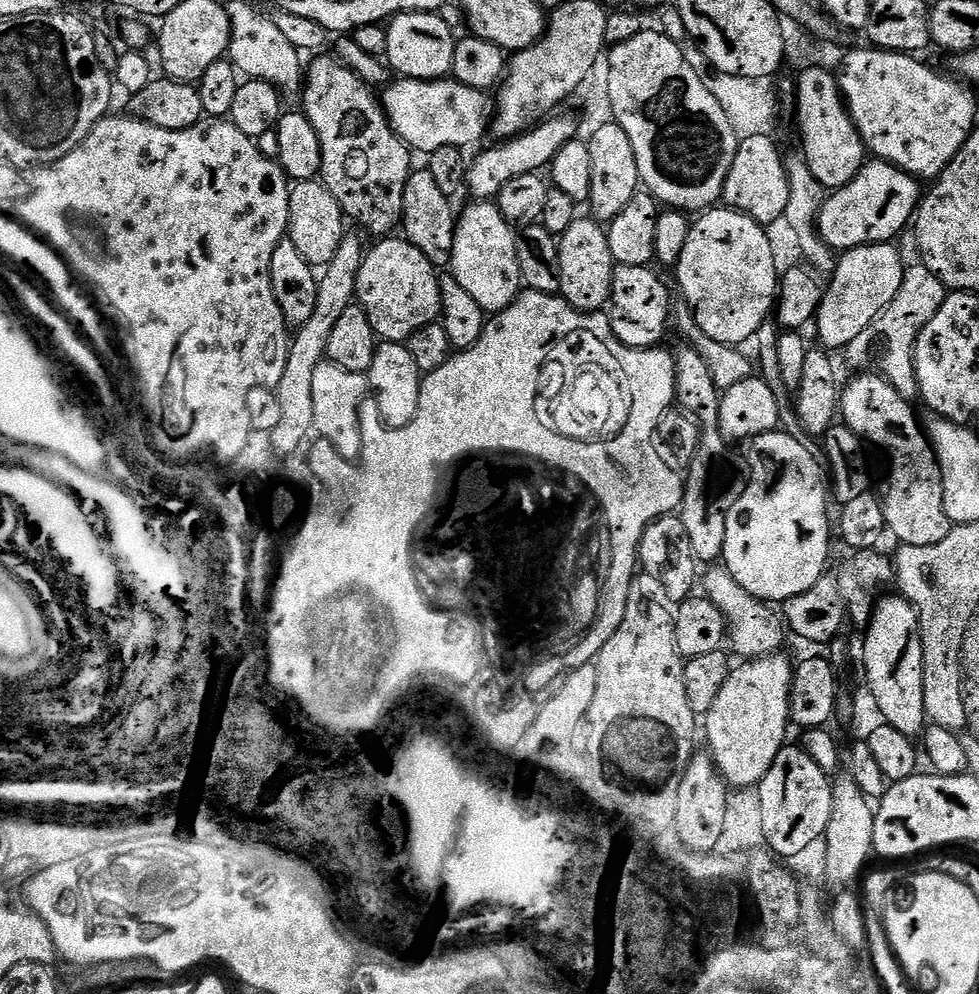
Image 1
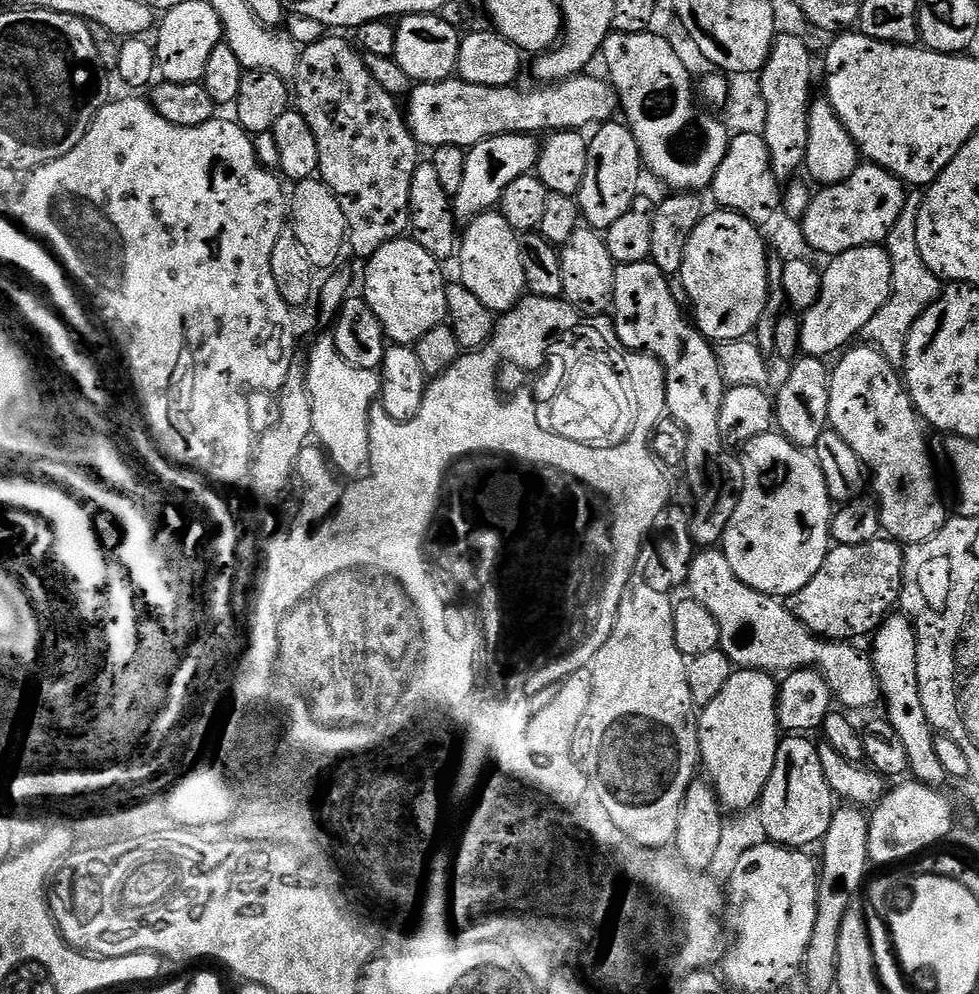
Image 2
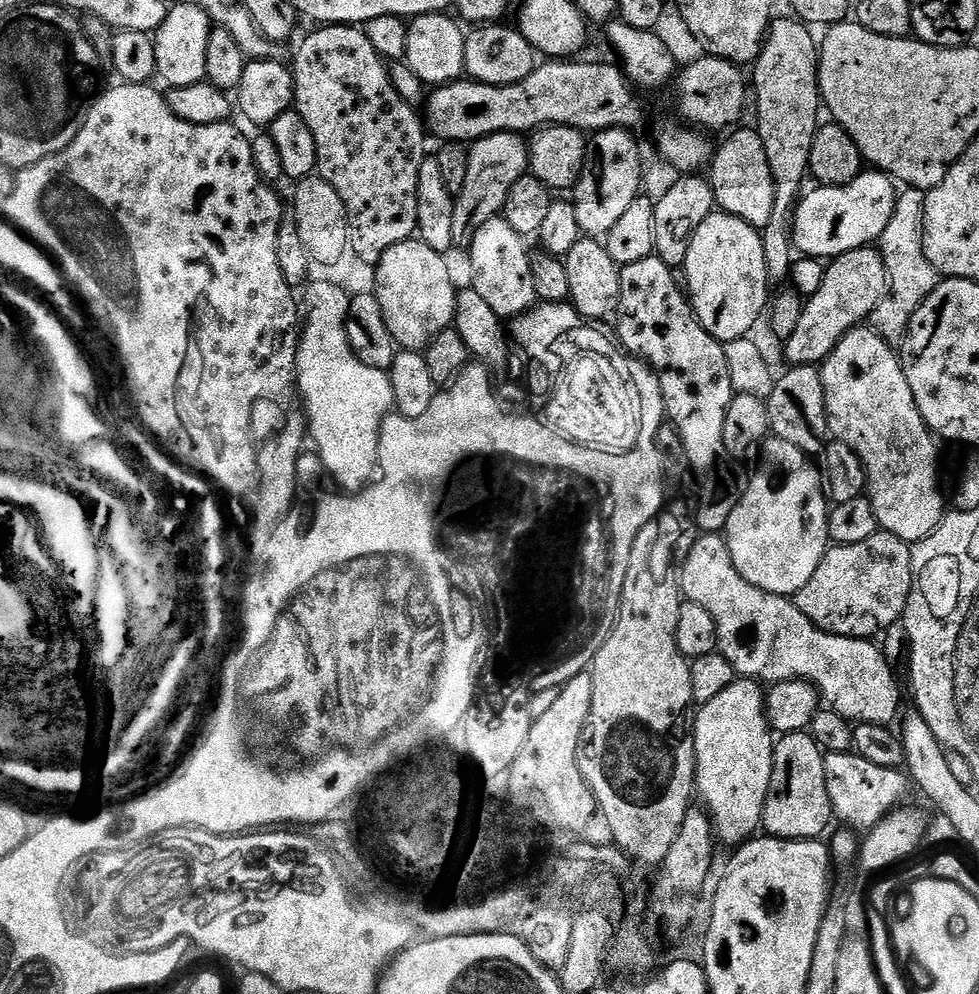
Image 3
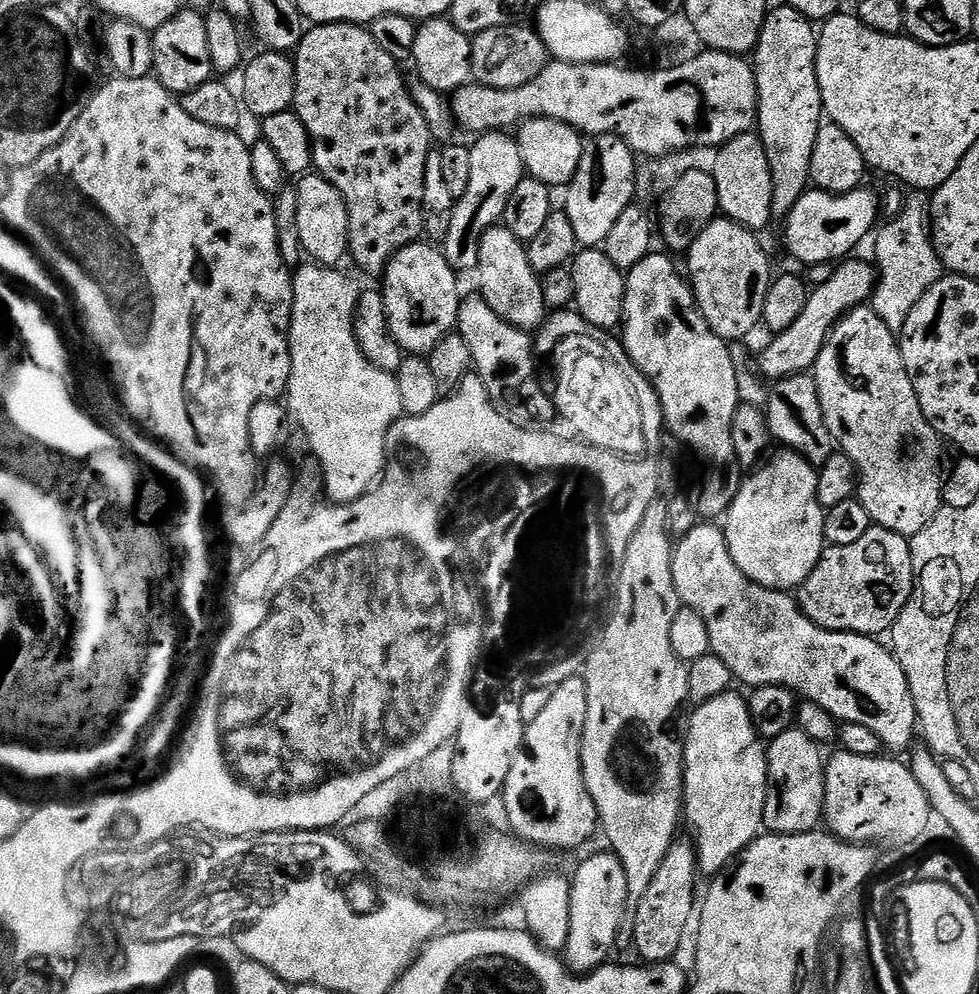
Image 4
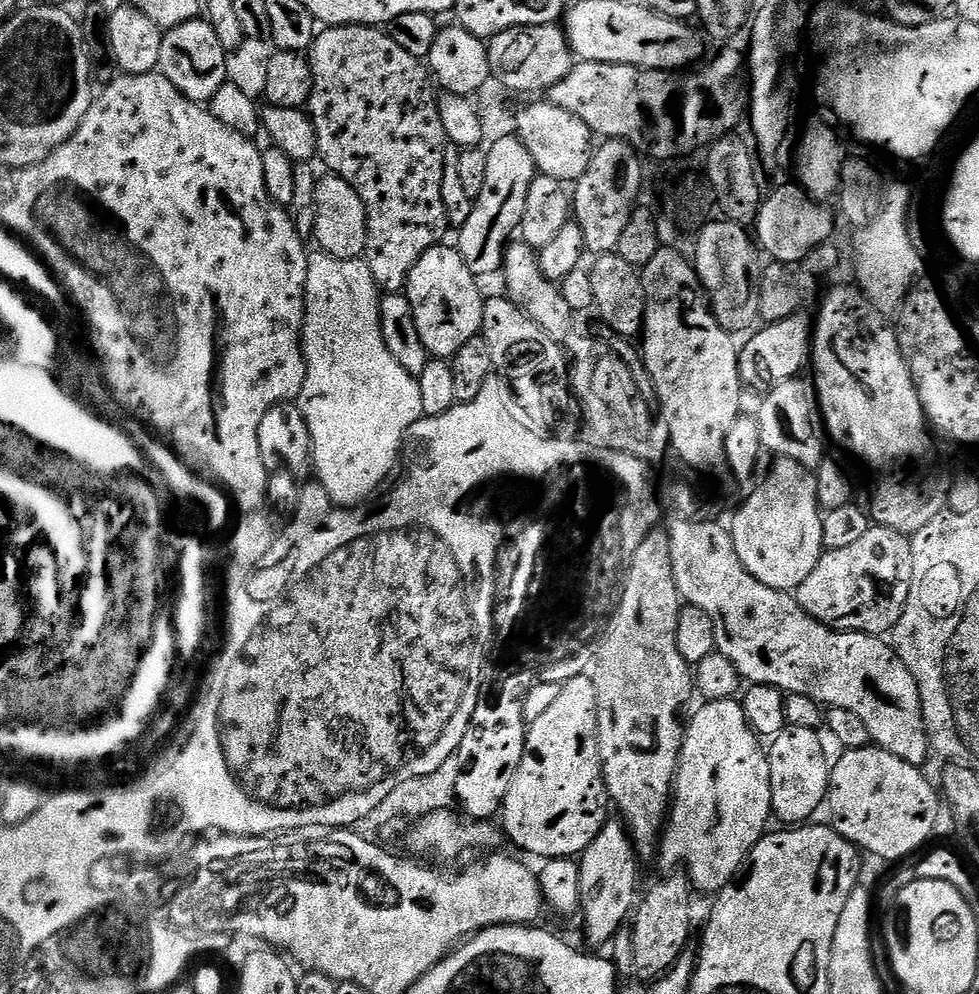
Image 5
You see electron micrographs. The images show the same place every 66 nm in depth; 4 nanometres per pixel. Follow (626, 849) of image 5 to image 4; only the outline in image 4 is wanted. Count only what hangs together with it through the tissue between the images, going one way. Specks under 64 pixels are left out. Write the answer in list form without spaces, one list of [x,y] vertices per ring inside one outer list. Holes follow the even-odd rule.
[[[603,851],[586,857],[570,876],[570,934],[562,949],[562,959],[577,974],[587,974],[609,963],[608,955],[620,936],[624,911],[630,908],[626,870],[615,852]]]

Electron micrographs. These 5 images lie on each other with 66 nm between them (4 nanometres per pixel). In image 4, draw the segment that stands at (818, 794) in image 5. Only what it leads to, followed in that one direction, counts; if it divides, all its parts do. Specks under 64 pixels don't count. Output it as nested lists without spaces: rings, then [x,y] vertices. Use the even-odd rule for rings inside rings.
[[[792,727],[773,739],[767,747],[767,798],[764,825],[775,835],[815,831],[823,819],[825,800],[825,759],[812,738]]]

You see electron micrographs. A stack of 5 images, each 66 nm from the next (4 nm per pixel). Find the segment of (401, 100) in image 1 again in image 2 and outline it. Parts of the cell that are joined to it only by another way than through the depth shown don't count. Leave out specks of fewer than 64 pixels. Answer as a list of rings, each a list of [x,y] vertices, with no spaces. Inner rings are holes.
[[[588,75],[544,82],[536,86],[540,88],[528,88],[525,92],[519,92],[516,86],[474,86],[459,78],[439,80],[437,84],[417,83],[406,96],[408,128],[416,143],[428,150],[442,146],[458,146],[467,150],[489,136],[510,132],[548,134],[588,130],[611,121],[615,117],[612,115],[618,112],[618,101],[611,83]]]

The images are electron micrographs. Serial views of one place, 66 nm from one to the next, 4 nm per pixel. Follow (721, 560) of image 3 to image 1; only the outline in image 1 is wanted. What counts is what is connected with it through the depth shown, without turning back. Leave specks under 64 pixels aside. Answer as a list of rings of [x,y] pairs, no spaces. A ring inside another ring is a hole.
[[[712,566],[708,573],[705,571],[702,576],[703,595],[722,610],[724,620],[728,623],[728,636],[730,637],[731,651],[737,652],[740,658],[759,658],[762,656],[774,656],[781,651],[786,637],[786,625],[779,615],[771,612],[769,605],[765,601],[754,598],[734,578],[723,566]]]

